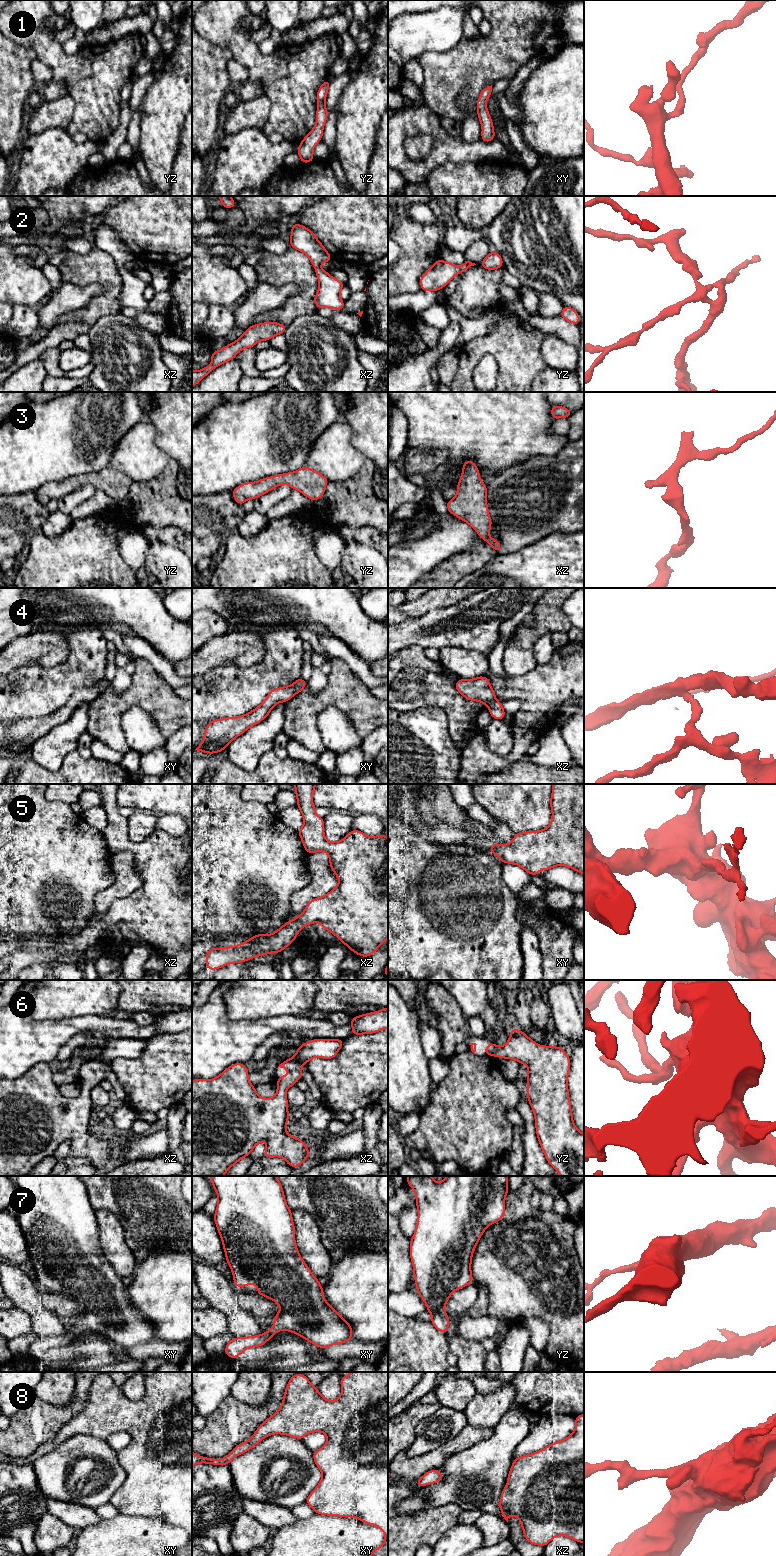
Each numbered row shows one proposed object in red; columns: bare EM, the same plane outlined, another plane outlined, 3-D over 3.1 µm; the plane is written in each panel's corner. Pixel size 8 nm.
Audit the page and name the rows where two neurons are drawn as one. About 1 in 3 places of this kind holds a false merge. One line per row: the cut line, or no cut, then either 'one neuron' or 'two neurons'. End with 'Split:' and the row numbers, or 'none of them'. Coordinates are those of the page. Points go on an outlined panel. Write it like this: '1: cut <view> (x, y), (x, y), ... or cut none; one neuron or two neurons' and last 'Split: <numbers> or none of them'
1: cut none; one neuron
2: cut none; one neuron
3: cut none; one neuron
4: cut xy (292, 684), (295, 693); two neurons
5: cut none; one neuron
6: cut none; one neuron
7: cut none; one neuron
8: cut none; one neuron
Split: 4

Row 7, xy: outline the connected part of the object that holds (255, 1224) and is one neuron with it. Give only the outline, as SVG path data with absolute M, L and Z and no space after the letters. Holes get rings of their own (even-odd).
M210 1176L212 1185L215 1189L215 1192L218 1195L218 1204L214 1214L214 1221L217 1226L219 1235L222 1239L223 1248L226 1255L226 1261L231 1268L234 1279L234 1286L241 1288L242 1286L248 1286L253 1283L258 1287L257 1293L264 1297L268 1297L269 1299L275 1301L280 1306L280 1311L274 1316L274 1324L272 1329L266 1332L263 1332L258 1336L249 1336L249 1337L237 1337L230 1340L225 1347L225 1354L231 1358L237 1359L238 1356L247 1348L250 1347L258 1347L263 1346L266 1342L271 1339L276 1332L287 1330L294 1334L297 1334L304 1338L305 1340L313 1343L319 1348L330 1347L333 1344L341 1344L346 1343L350 1339L352 1339L352 1327L351 1325L344 1320L338 1312L331 1307L330 1304L327 1303L323 1296L323 1287L319 1284L318 1278L316 1278L308 1268L307 1264L301 1258L299 1251L296 1247L295 1243L295 1227L292 1219L292 1212L286 1204L286 1200L284 1197L284 1191L282 1185L276 1176Z

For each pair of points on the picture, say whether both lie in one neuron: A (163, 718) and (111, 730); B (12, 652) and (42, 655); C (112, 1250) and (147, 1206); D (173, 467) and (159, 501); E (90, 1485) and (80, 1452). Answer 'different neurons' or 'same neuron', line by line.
A: same neuron
B: same neuron
C: different neurons
D: same neuron
E: same neuron

